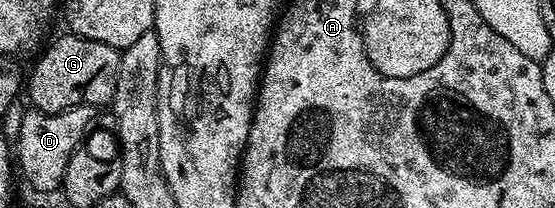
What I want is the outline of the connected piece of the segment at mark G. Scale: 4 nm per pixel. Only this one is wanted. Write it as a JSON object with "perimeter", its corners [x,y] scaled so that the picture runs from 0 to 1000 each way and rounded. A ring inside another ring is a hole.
{"perimeter":[[[114,154],[88,221],[68,264],[72,279],[65,288],[63,322],[56,356],[52,337],[45,375],[45,452],[61,524],[83,548],[108,548],[141,510],[191,514],[204,481],[214,361],[216,245],[196,212],[182,212],[126,154]]]}

